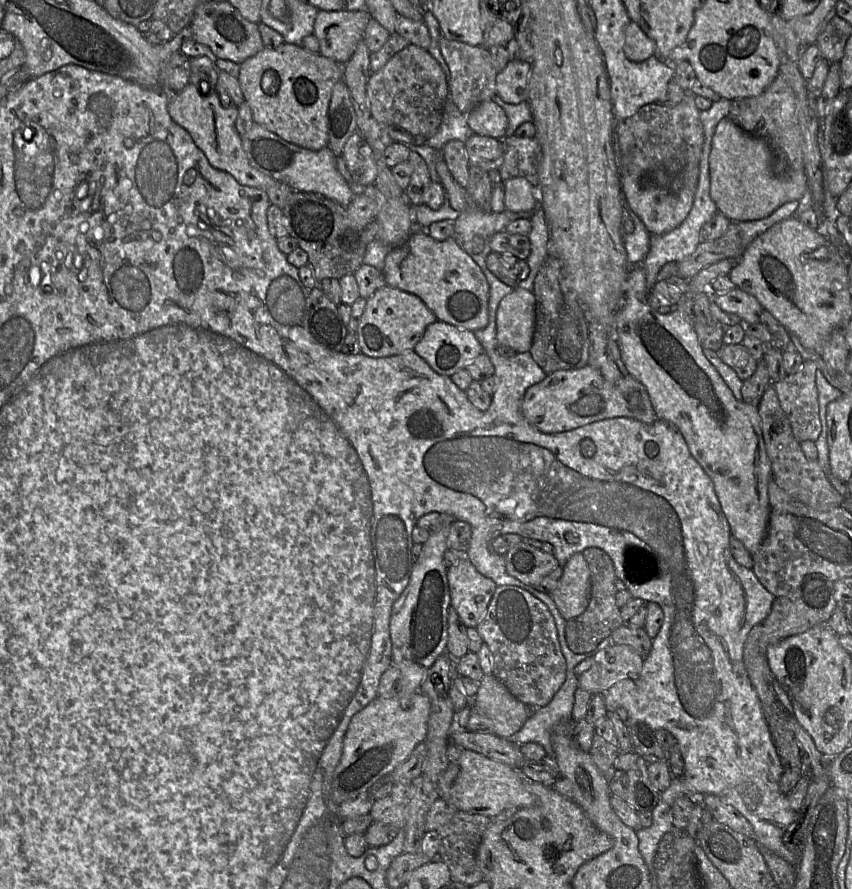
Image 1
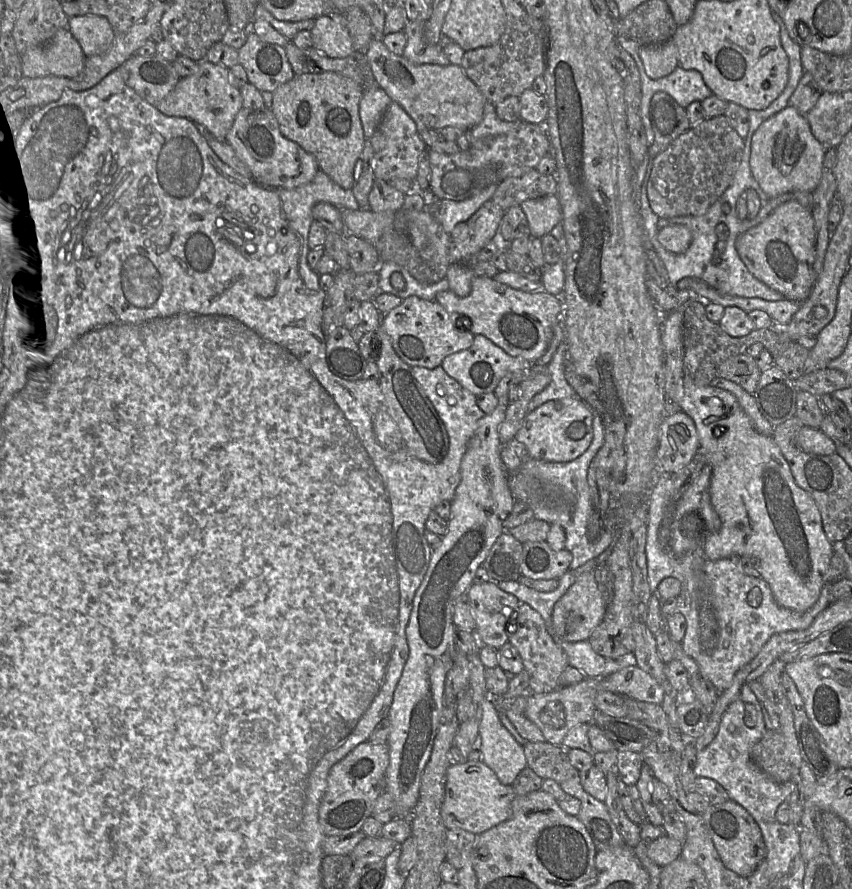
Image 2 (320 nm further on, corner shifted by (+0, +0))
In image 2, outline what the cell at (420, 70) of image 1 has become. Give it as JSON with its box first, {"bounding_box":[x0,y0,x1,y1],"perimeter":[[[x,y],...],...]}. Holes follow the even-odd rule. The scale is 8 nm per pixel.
{"bounding_box":[402,21,450,64],"perimeter":[[[406,21],[403,31],[407,37],[407,43],[402,57],[414,64],[450,64],[439,43],[429,44],[426,42],[424,25],[424,21]]]}

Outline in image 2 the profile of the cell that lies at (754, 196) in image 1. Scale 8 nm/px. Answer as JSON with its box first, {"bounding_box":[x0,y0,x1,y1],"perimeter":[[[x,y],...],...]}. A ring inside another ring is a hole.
{"bounding_box":[750,105,826,198],"perimeter":[[[793,105],[765,120],[751,141],[750,169],[767,198],[803,191],[812,193],[819,184],[826,148],[812,133],[806,114]]]}

